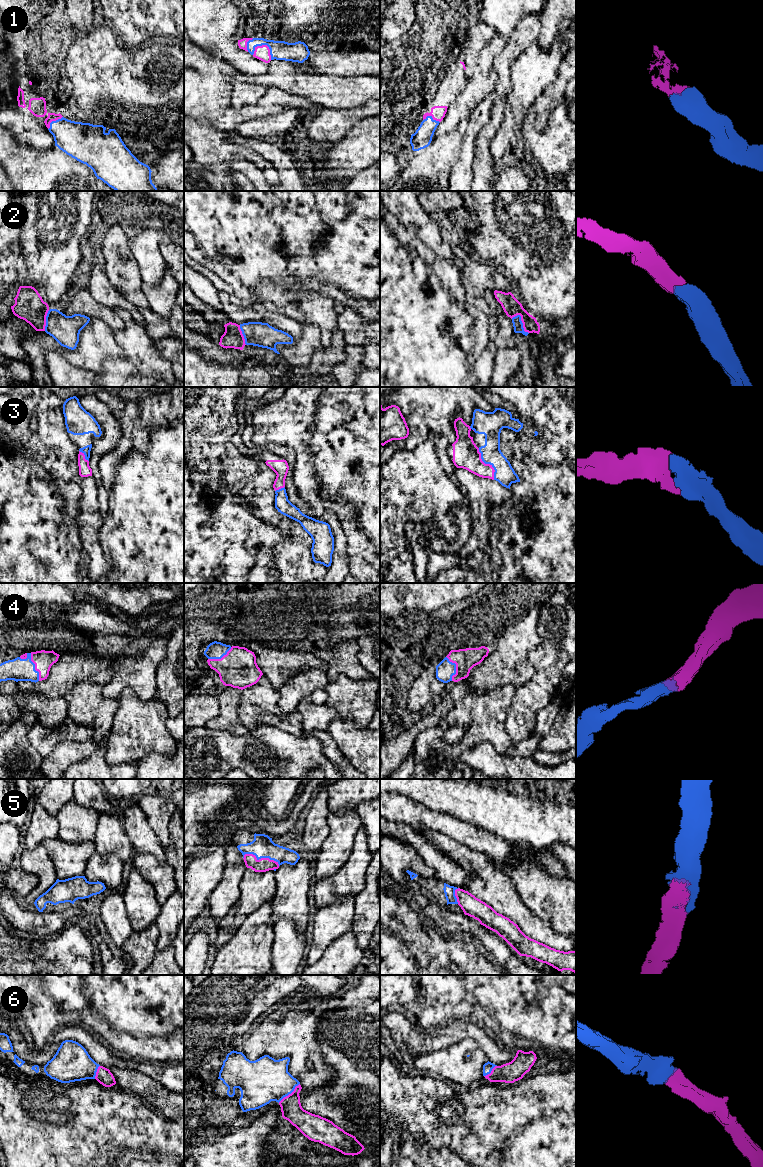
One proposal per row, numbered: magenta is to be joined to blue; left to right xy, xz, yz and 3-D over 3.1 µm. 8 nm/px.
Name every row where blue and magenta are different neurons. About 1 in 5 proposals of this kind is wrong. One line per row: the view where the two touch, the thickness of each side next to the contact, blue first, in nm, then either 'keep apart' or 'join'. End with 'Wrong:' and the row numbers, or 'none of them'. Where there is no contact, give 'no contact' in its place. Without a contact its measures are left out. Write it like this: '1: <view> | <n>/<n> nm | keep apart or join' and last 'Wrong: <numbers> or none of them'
1: xz | 160/120 nm | join
2: yz | 80/150 nm | join
3: yz | 160/220 nm | join
4: xy | 180/160 nm | join
5: xz | 180/110 nm | join
6: xz | 360/170 nm | join
Wrong: none of them

